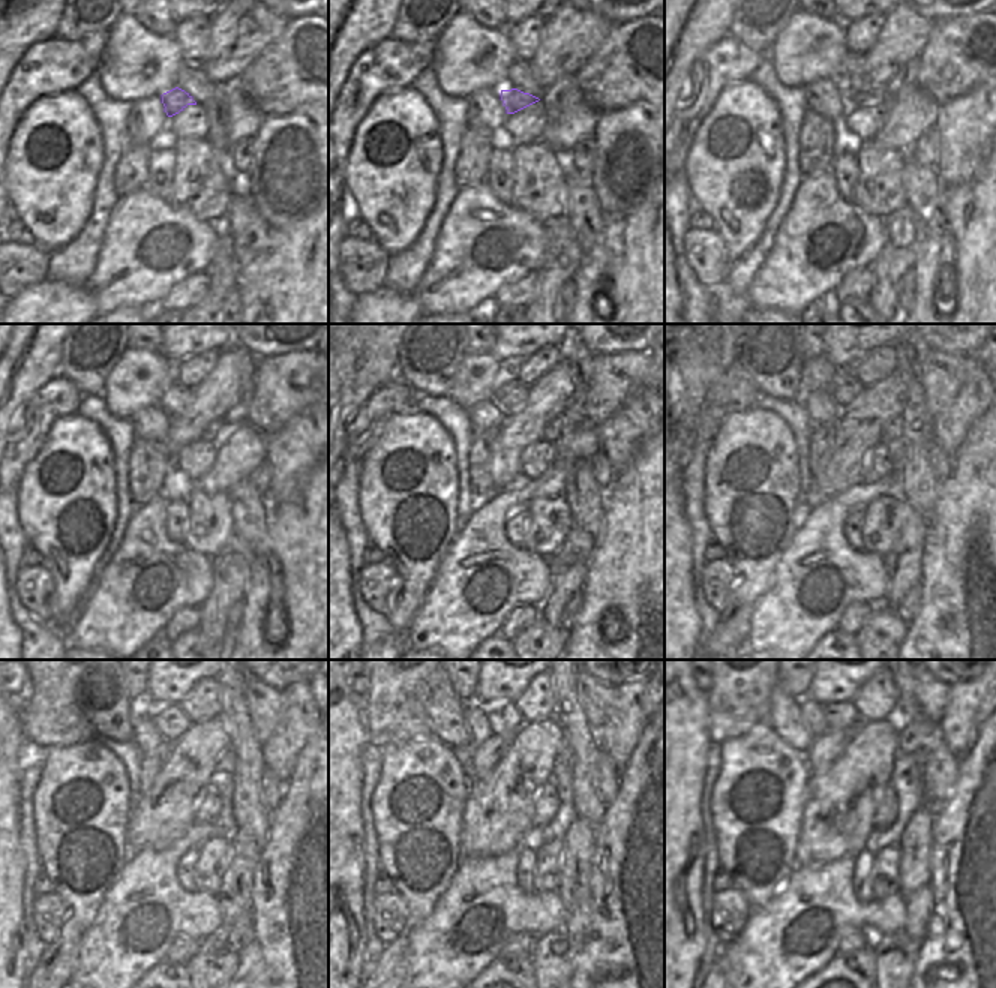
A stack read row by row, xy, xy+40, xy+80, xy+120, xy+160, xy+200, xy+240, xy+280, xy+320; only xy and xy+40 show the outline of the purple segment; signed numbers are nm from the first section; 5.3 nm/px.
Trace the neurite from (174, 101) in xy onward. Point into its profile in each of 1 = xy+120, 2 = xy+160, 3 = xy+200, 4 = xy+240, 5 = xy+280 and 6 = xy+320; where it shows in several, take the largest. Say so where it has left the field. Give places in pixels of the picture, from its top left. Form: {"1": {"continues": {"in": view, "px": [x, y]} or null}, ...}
{"1": {"continues": {"in": "xy+120", "px": [215, 432]}}, "2": {"continues": {"in": "xy+160", "px": [554, 429]}}, "3": {"continues": {"in": "xy+200", "px": [893, 429]}}, "4": {"continues": {"in": "xy+240", "px": [225, 763]}}, "5": {"continues": {"in": "xy+280", "px": [564, 757]}}, "6": {"continues": {"in": "xy+320", "px": [914, 736]}}}

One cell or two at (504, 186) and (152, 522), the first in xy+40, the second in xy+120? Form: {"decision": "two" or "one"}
{"decision": "two"}

